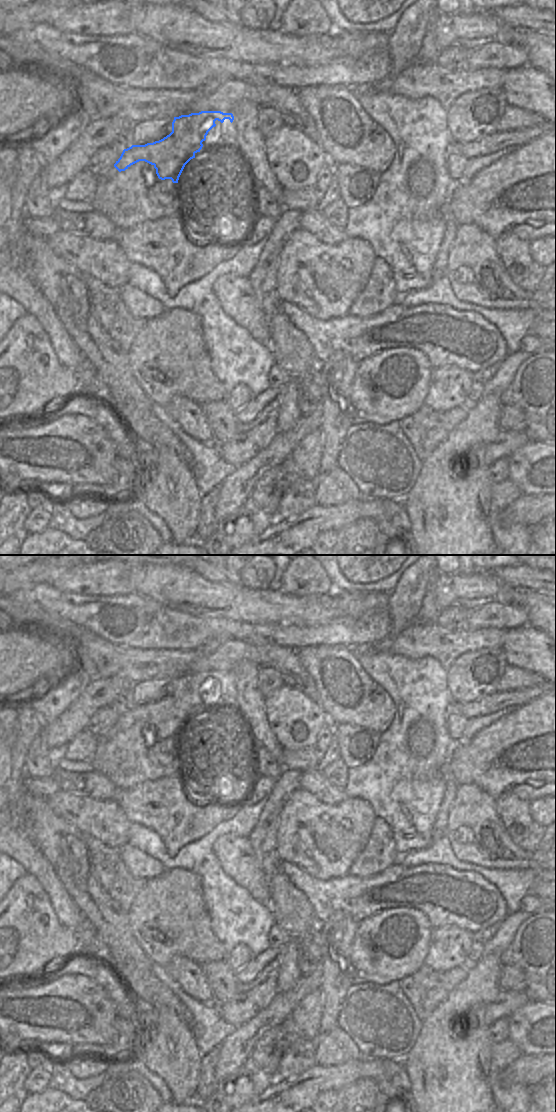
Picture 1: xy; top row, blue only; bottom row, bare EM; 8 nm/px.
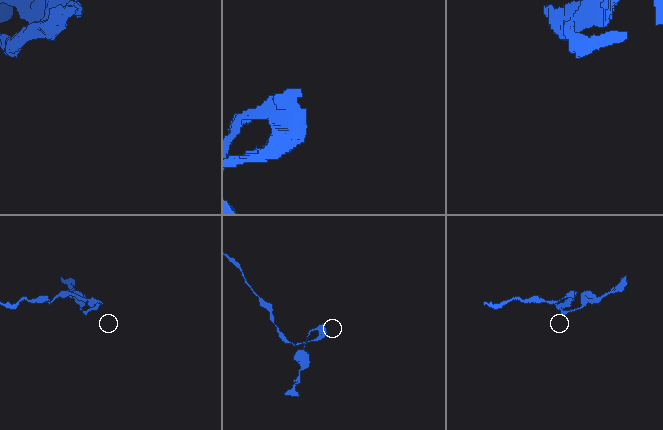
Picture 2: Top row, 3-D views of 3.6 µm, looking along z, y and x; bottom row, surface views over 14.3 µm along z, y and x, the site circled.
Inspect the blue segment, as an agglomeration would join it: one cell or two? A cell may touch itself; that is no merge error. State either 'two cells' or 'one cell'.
two cells

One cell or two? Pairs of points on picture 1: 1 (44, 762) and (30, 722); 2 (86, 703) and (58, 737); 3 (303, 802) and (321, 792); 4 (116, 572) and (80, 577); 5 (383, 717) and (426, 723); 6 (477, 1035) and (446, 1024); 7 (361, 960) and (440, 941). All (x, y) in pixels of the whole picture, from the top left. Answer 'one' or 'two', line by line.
1: two
2: one
3: two
4: one
5: two
6: one
7: two

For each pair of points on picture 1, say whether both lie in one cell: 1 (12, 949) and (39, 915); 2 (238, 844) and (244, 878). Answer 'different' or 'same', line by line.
1: same
2: same

